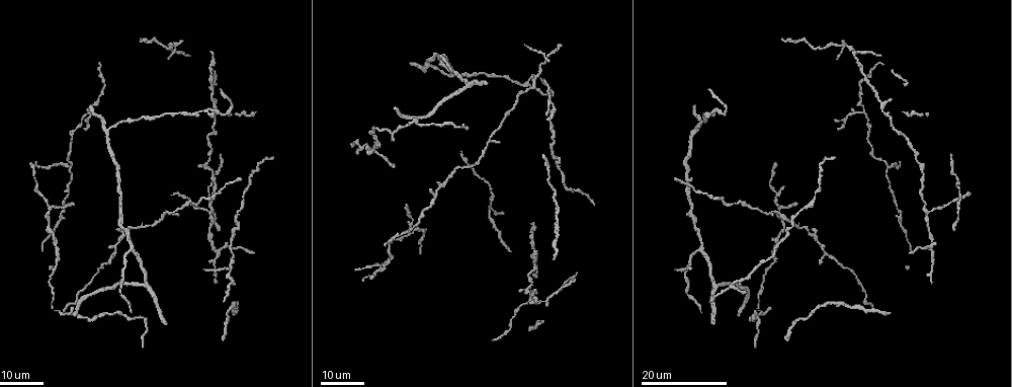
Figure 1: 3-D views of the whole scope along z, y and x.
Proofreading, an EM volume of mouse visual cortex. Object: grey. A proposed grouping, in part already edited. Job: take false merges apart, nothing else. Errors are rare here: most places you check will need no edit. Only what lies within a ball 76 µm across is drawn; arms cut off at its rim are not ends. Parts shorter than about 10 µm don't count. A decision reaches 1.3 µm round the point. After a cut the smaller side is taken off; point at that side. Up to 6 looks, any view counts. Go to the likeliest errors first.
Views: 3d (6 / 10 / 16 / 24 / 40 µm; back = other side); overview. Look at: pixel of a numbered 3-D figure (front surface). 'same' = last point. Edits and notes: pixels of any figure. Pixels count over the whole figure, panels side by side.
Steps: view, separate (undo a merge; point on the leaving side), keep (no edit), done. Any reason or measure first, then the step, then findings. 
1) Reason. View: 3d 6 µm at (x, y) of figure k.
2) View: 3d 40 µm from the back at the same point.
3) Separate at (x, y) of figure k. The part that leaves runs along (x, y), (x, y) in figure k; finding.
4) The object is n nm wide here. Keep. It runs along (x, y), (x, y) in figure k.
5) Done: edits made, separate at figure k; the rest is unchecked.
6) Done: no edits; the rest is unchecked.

Side arm on a straight run. View: 3d 24 µm at (446, 183) of figure 1.

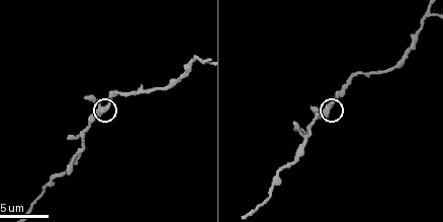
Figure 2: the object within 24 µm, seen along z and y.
View: 3d 6 µm at (98, 112) of figure 2.

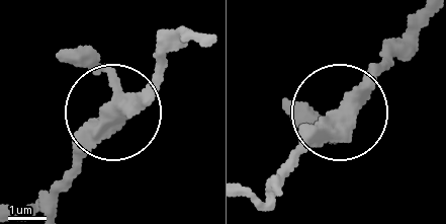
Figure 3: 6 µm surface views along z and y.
Other side. View: 3d 6 µm from the back at (349, 105) of figure 3.

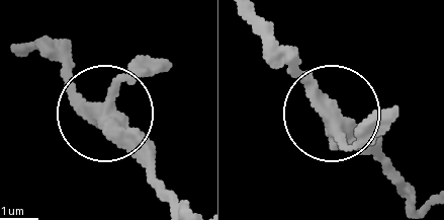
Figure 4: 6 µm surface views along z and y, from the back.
The object is 390 nm wide here. Keep. Continuous, no second neuron.

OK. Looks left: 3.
Branch point. View: 3d 16 µm at (209, 214) of figure 1.

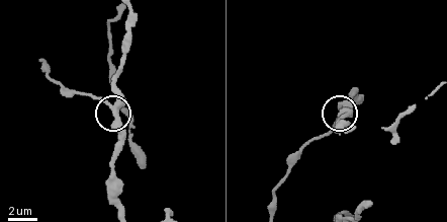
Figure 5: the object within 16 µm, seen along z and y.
View: 3d 6 µm at (117, 105) of figure 5.

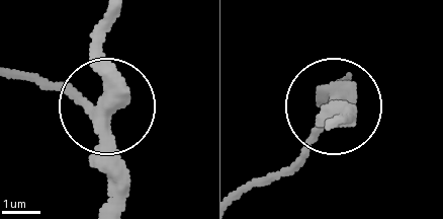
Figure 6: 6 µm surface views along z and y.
Keep. It runs along (106, 197), (106, 114), (52, 90) in figure 6; all the same neuron.

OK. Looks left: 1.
Done: no edits; the rest is unchecked.

